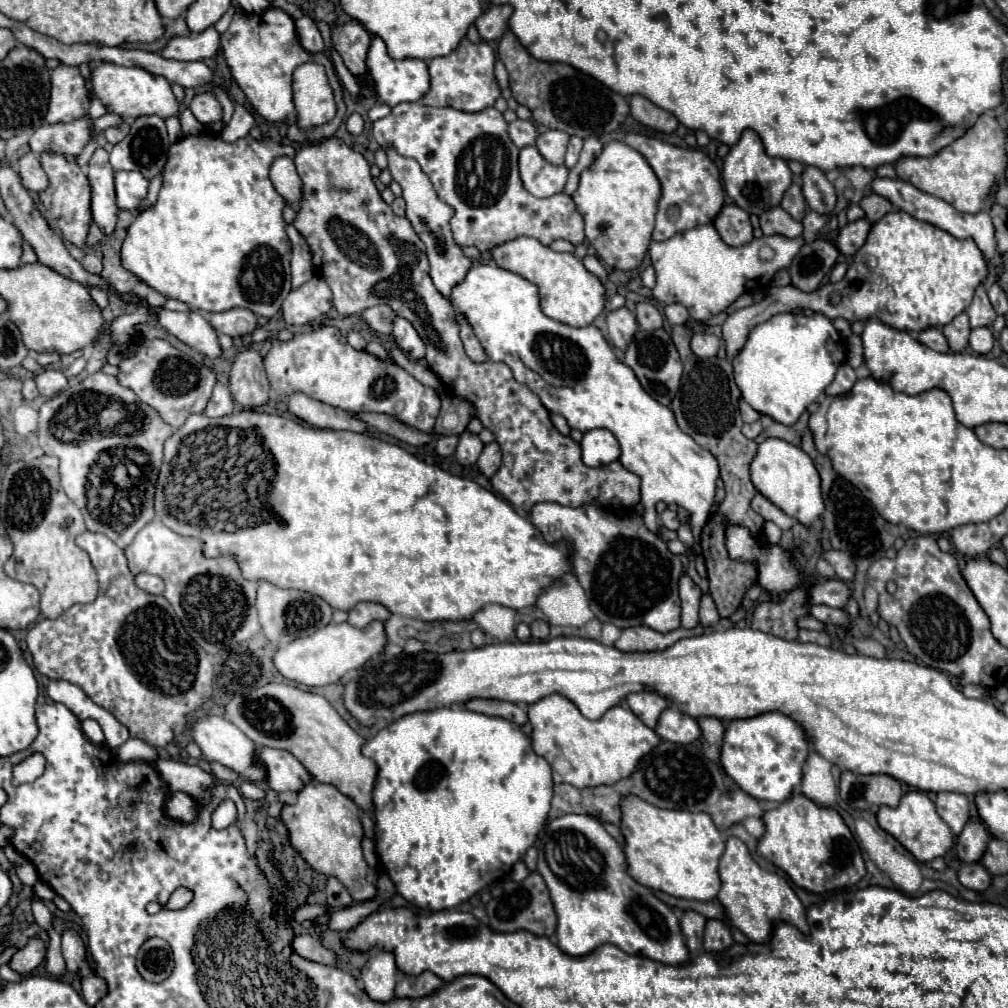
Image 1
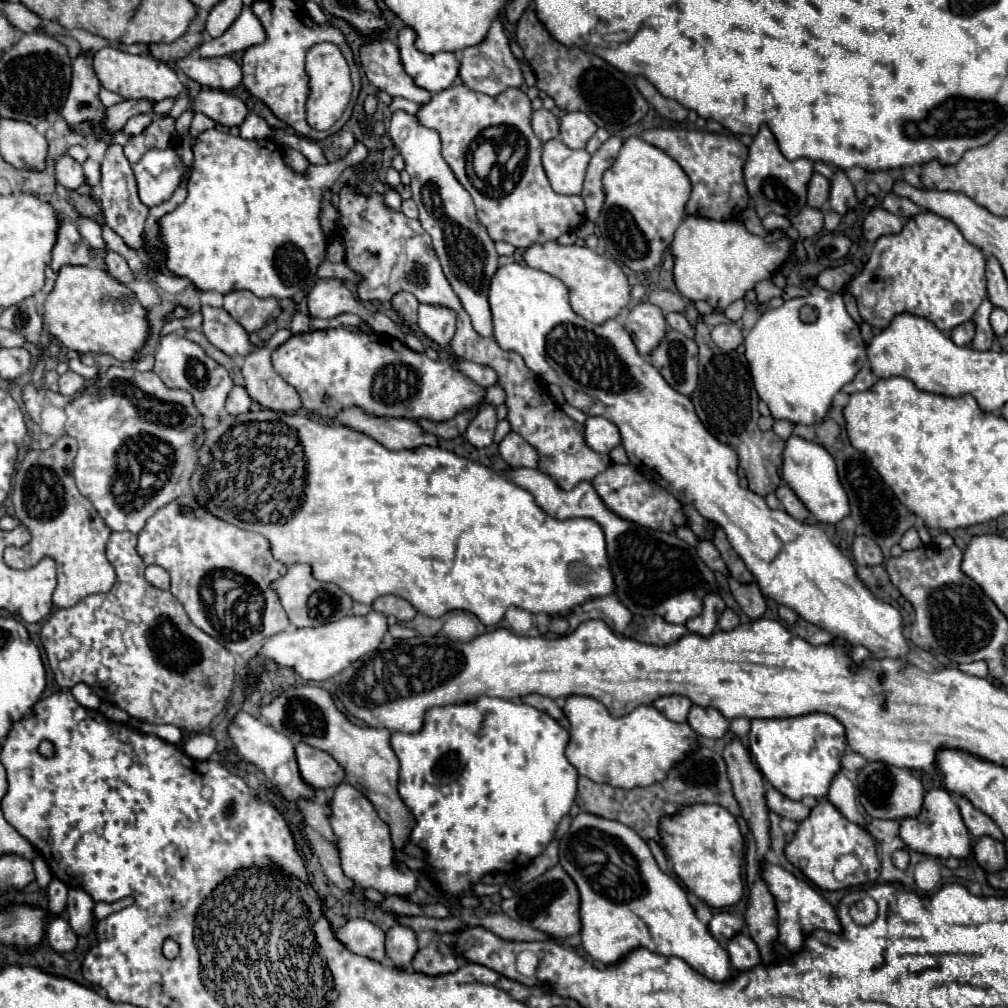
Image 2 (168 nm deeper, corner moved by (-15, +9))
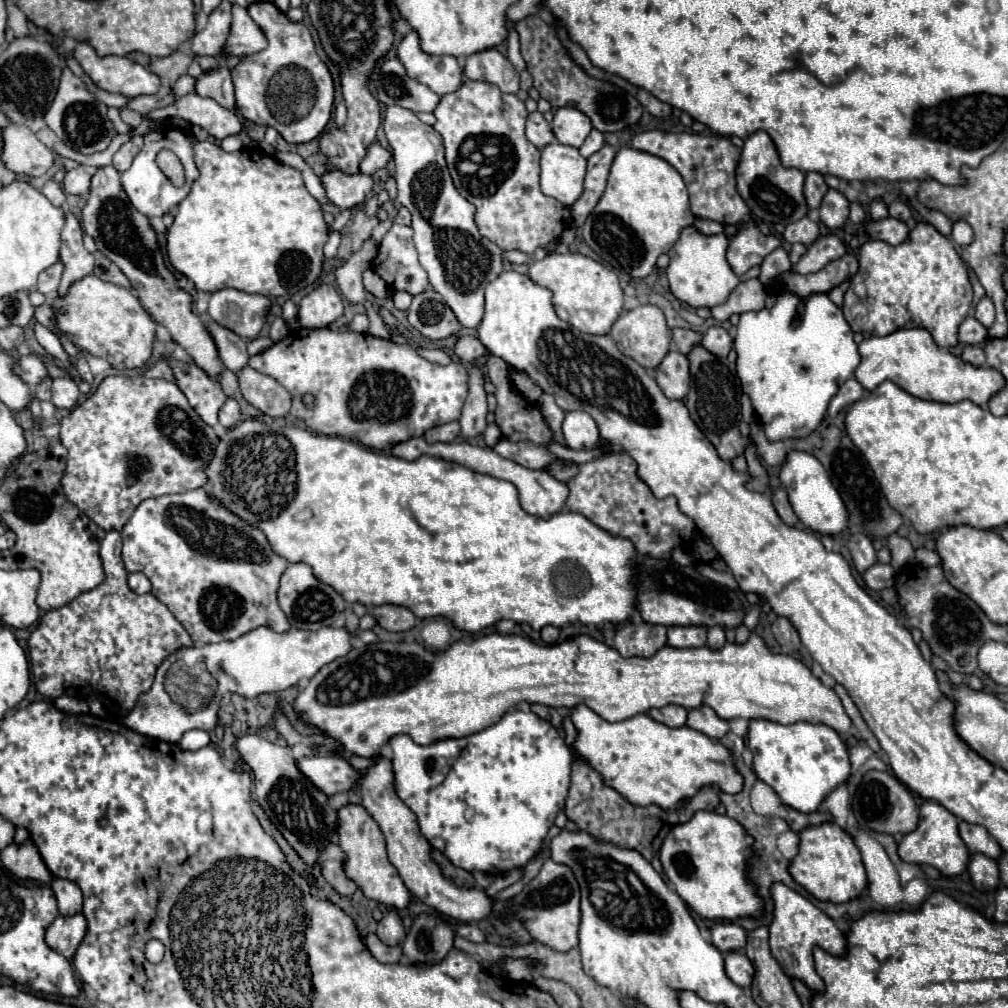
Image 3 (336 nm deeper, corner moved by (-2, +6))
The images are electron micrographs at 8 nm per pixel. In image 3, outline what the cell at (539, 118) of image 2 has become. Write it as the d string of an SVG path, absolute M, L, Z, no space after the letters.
M536 110L532 114L528 114L528 122L526 122L526 136L528 140L536 146L536 148L544 148L546 144L554 142L554 132L552 126L544 120L544 116Z

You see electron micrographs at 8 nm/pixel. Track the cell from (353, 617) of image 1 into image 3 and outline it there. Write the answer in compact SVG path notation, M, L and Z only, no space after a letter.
M384 604L384 606L376 606L372 610L372 614L376 616L378 626L382 626L384 630L390 630L390 632L404 632L404 630L412 630L416 626L416 616L404 606Z

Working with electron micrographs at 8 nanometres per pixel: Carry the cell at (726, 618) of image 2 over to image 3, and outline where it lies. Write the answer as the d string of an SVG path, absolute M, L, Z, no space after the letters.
M714 626L708 630L708 648L722 648L722 644L726 644L726 636L724 630L720 626Z

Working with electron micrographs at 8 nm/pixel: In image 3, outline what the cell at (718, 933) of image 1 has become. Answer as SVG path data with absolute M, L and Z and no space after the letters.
M734 950L734 952L726 952L724 954L724 962L726 962L726 974L728 978L746 988L752 984L752 978L754 978L754 966L752 962L748 960L748 956L742 952L742 950Z

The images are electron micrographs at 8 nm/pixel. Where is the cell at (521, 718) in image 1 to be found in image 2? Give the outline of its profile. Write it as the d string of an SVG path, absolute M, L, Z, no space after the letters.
M525 695L521 701L531 705L531 707L535 707L535 709L539 709L539 711L543 711L543 713L547 713L547 715L551 715L553 719L563 717L561 707L553 699L549 699L549 697L543 697L543 695Z

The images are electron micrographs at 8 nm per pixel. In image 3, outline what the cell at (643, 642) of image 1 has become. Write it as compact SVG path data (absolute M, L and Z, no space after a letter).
M648 622L618 626L614 636L614 648L622 656L654 656L662 646L666 646L666 626Z

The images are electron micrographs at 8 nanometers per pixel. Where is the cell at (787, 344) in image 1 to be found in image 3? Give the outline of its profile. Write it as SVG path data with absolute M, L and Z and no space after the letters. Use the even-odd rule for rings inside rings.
M780 294L774 308L740 314L738 332L734 338L734 350L738 354L736 370L742 382L742 390L750 396L770 442L810 436L810 432L814 432L814 428L818 428L818 424L824 420L828 404L838 392L840 384L844 384L860 364L860 354L852 338L852 330L844 320L842 310L828 298L828 294L812 294L804 304L804 314L798 314L798 302L800 298L794 294ZM796 318L800 318L800 322L798 326L792 326Z

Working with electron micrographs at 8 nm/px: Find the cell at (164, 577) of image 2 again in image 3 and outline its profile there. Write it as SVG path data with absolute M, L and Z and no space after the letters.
M128 574L128 586L130 586L130 590L132 592L136 592L136 594L146 594L146 592L150 592L150 580L144 576L144 574Z

